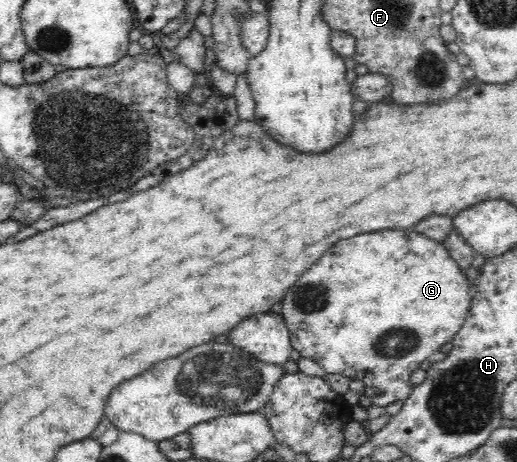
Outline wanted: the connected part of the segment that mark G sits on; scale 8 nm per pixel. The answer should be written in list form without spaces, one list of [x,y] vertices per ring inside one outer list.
[[[379,230],[359,234],[331,246],[283,298],[282,315],[291,333],[292,349],[309,358],[326,373],[363,380],[385,394],[383,406],[411,394],[411,372],[459,332],[467,318],[470,282],[441,242],[413,230]]]

